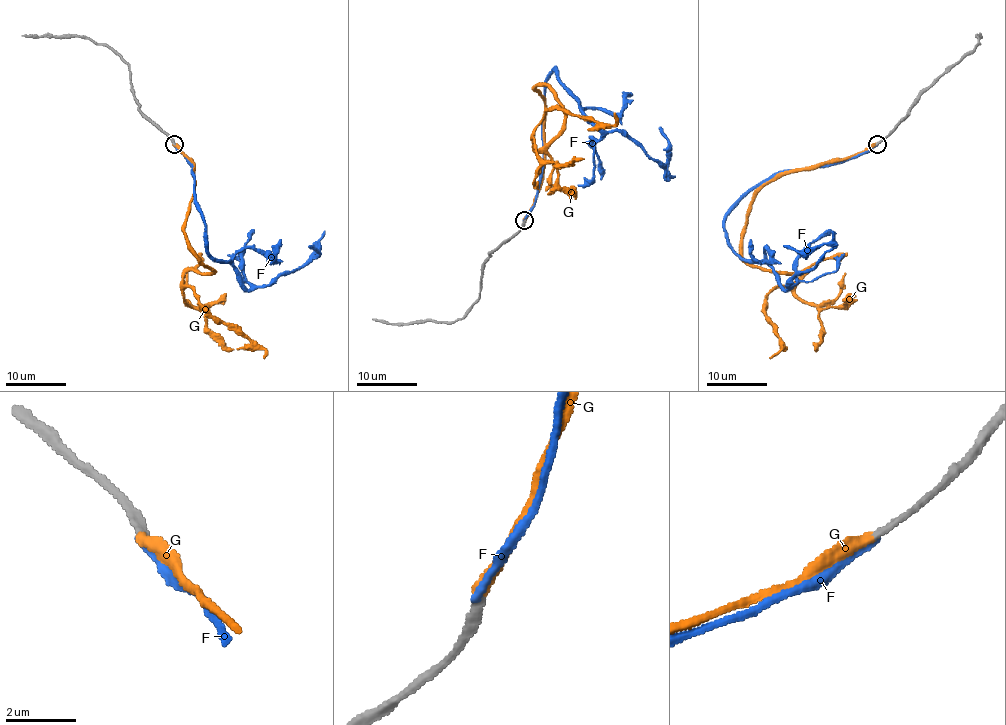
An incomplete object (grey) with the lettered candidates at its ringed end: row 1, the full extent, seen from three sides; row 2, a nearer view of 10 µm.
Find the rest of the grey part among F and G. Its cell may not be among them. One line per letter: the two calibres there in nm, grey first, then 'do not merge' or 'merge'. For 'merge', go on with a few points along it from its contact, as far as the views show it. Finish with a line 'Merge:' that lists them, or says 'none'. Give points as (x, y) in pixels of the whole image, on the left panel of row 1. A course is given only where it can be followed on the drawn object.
F: calibres 220 and 240 nm; do not merge
G: calibres 220 and 340 nm; merge; course (173, 144), (194, 174), (187, 246), (214, 272), (187, 270), (184, 285), (211, 314), (259, 344), (264, 358)
Merge: G

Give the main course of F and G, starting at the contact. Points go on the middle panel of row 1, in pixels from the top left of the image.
F: (524, 220), (540, 181), (545, 83), (555, 68), (599, 130), (622, 131), (667, 175), (668, 140), (659, 127)
G: (524, 220), (542, 179), (534, 89), (565, 115), (537, 149), (551, 109), (610, 125), (614, 113)

